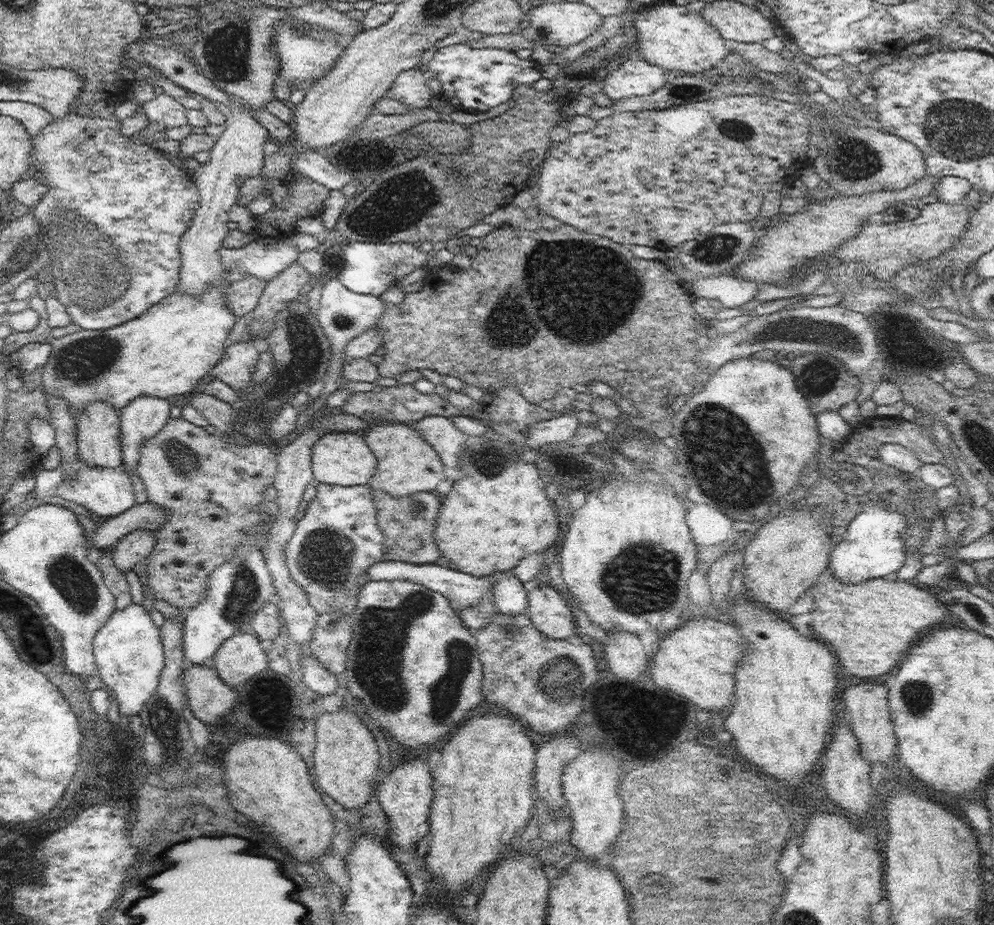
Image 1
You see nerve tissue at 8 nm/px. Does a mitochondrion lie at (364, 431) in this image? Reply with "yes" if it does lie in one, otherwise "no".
no

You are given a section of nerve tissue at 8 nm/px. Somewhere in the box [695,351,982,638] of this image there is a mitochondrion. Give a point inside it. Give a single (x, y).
(817, 379)

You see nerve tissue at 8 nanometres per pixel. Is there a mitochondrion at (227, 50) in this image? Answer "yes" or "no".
yes

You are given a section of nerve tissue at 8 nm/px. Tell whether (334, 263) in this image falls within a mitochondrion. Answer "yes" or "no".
no

